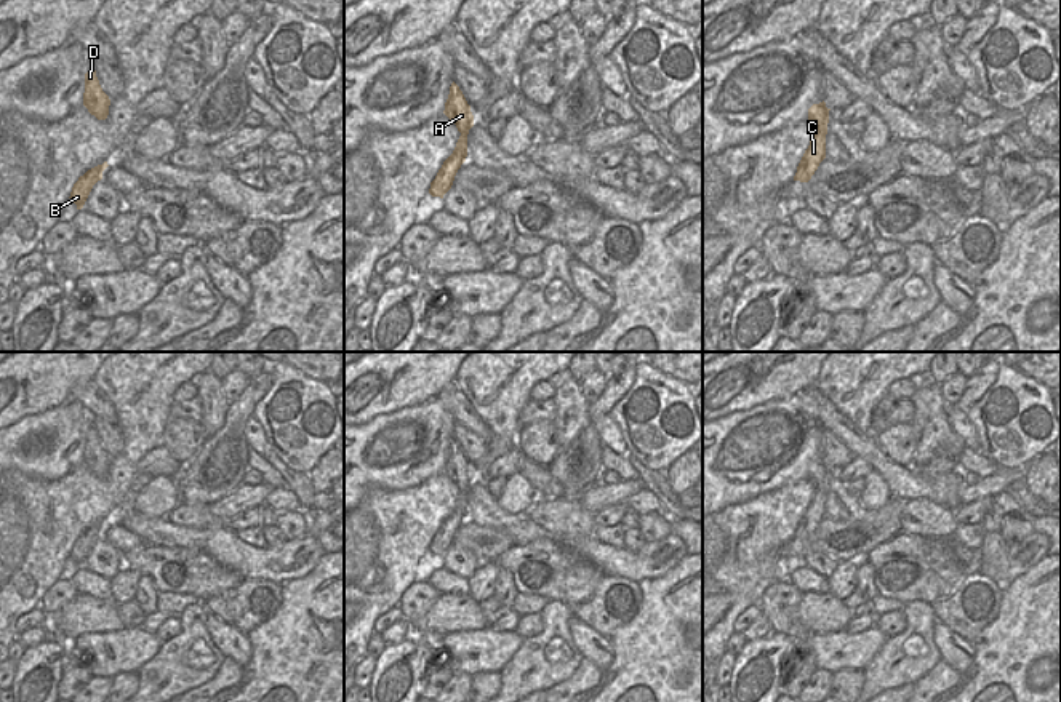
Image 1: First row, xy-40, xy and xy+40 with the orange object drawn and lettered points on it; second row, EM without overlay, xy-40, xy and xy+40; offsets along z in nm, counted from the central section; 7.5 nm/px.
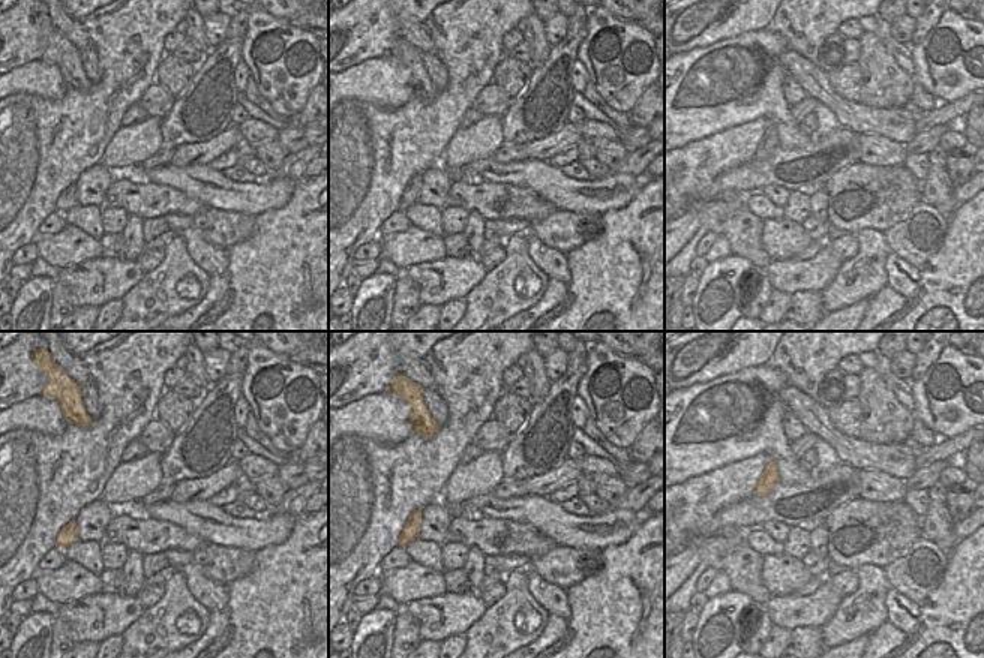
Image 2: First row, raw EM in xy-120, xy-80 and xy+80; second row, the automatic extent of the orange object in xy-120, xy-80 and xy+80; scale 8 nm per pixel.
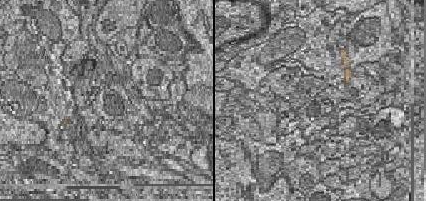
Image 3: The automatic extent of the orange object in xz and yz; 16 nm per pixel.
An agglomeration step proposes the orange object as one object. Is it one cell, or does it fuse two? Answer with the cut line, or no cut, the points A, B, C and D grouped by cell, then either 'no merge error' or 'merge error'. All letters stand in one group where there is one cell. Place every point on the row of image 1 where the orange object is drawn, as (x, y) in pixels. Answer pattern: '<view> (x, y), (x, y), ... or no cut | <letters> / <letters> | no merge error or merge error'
no cut | A B C D | no merge error

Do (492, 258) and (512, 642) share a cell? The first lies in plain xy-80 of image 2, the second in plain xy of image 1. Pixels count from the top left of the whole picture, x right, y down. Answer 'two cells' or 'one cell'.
two cells

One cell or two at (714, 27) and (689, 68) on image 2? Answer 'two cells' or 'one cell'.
two cells

